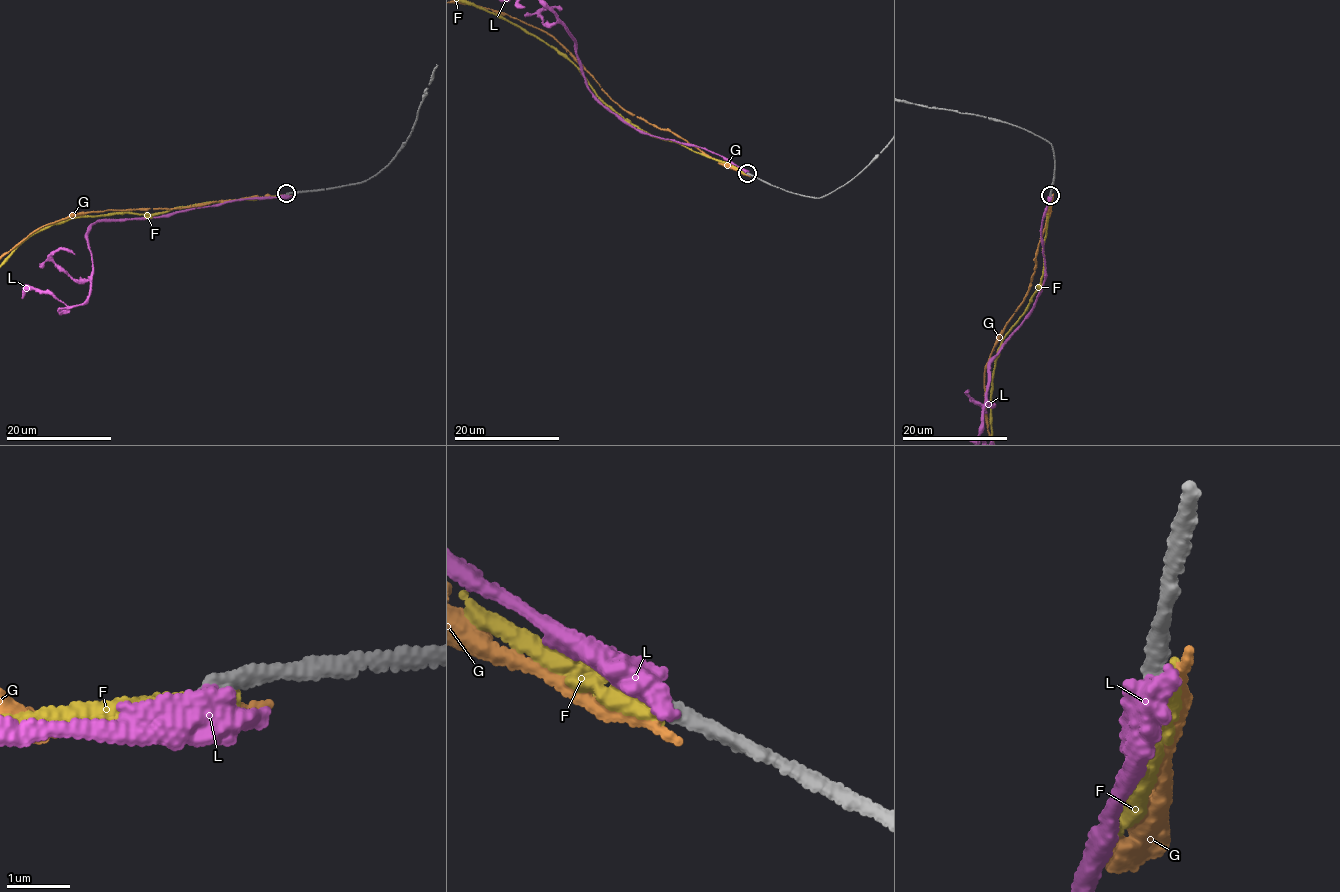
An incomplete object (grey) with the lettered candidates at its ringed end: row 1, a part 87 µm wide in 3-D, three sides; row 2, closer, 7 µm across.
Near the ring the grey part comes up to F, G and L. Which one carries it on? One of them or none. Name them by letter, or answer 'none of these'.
none of these

